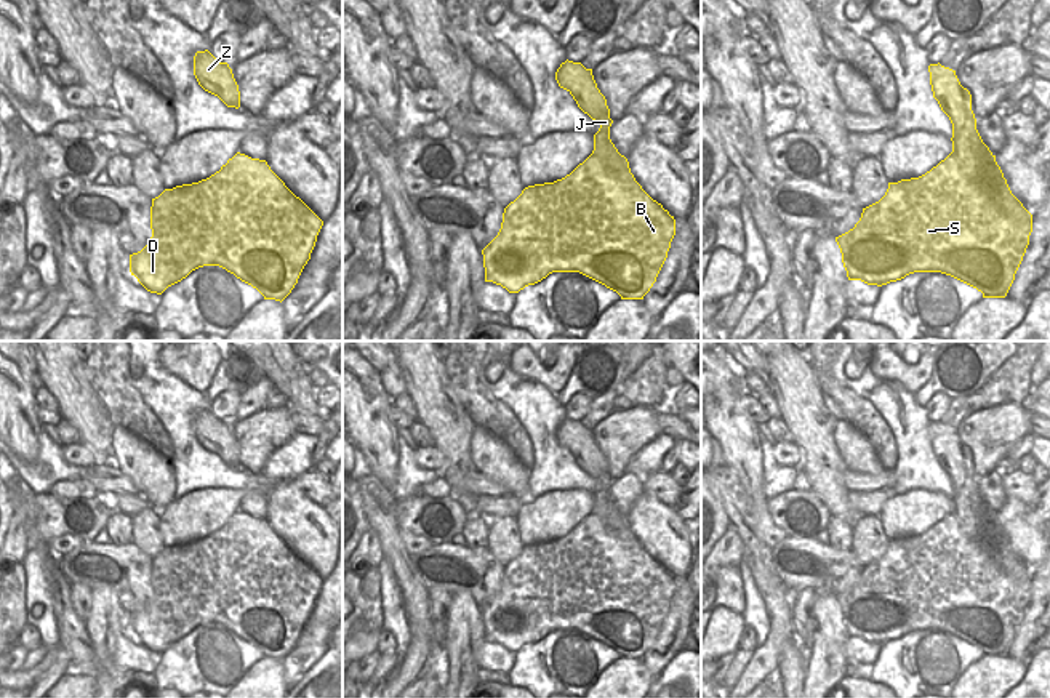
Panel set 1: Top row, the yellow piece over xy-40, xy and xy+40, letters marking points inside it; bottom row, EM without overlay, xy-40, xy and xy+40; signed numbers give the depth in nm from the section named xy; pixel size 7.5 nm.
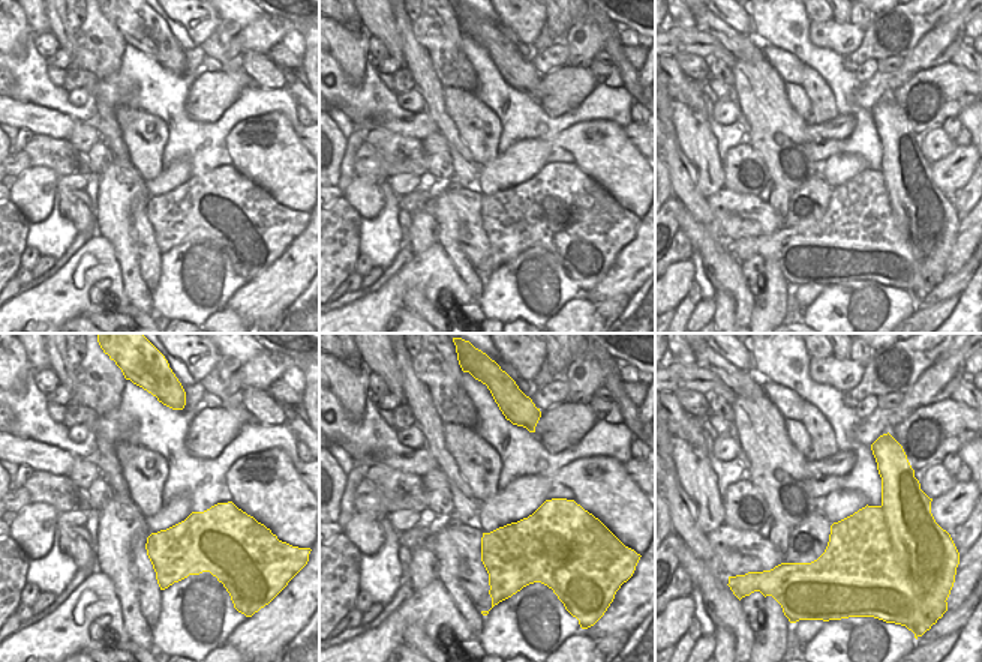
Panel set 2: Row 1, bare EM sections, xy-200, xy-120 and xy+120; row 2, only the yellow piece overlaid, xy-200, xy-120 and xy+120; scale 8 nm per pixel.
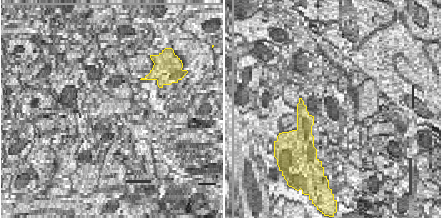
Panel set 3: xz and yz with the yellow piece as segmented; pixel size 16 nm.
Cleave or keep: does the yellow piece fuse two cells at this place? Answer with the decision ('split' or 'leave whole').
split

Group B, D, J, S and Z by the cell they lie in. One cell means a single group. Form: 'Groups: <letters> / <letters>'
Groups: B D S / J Z

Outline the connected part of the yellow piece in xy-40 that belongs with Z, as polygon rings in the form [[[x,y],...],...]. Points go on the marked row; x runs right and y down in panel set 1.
[[[208,50],[194,56],[194,75],[198,85],[218,96],[227,107],[240,107],[240,91],[227,62],[219,62]]]

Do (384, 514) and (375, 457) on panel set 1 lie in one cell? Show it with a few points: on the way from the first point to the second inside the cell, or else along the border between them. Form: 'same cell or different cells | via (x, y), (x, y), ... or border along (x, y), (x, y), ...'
different cells | border along (372, 471), (389, 490)

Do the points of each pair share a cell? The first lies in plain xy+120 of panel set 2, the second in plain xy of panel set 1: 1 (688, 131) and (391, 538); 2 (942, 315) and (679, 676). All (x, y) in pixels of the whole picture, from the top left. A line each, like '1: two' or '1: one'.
1: two
2: two

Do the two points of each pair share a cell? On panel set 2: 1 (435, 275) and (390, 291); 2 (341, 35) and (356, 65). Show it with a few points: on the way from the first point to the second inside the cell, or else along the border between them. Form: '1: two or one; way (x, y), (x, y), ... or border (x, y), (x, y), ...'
1: one; way (425, 275), (411, 275), (401, 282)
2: one; way (347, 42), (353, 57)

